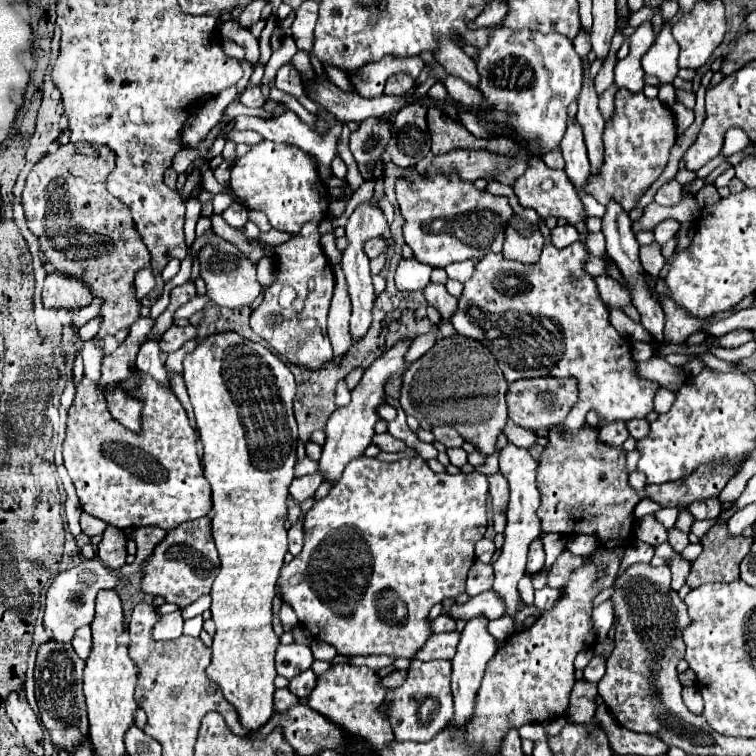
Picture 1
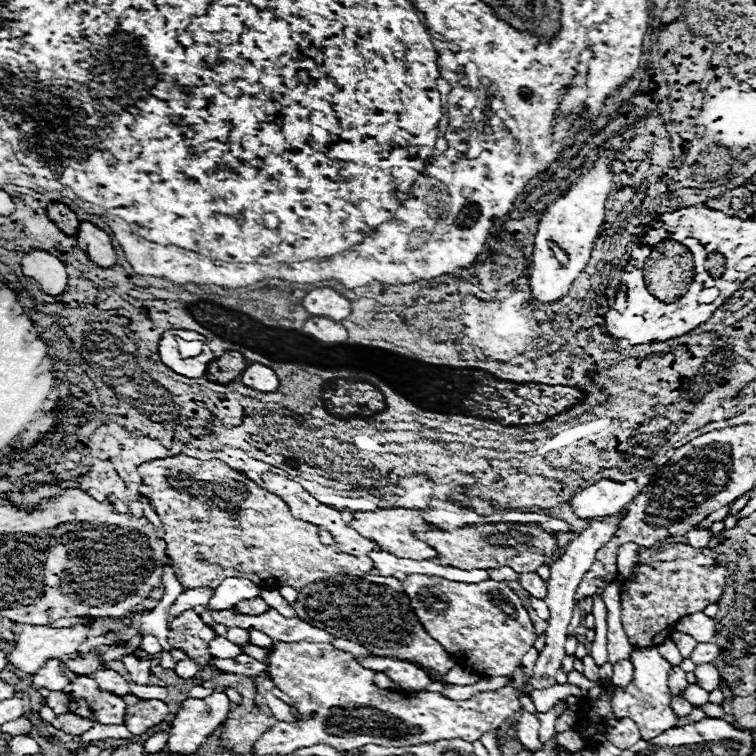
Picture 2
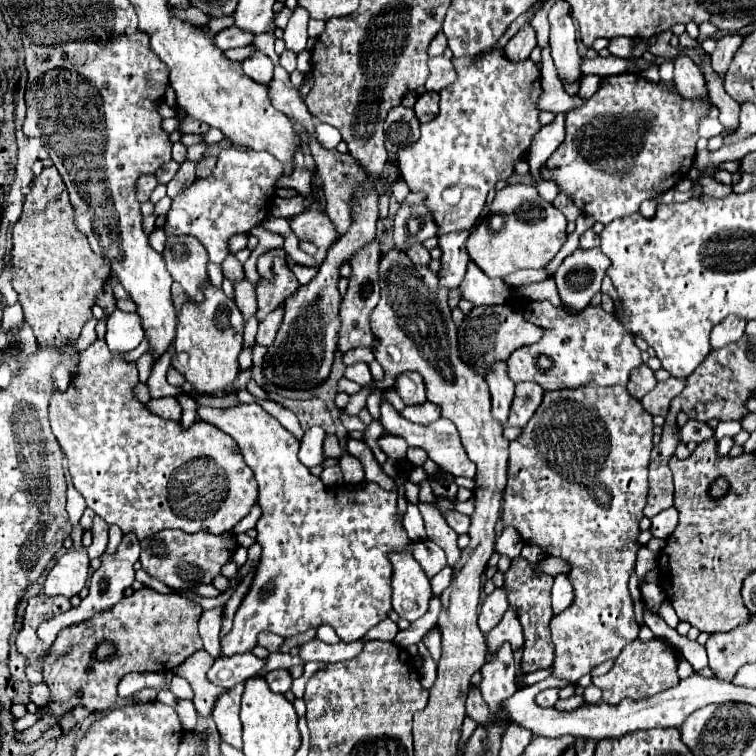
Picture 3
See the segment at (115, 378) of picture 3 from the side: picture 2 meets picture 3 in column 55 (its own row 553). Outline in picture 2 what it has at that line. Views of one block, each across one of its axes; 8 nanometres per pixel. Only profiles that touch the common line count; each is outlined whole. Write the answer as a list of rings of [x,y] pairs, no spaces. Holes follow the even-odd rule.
[[[388,508],[376,512],[354,512],[350,526],[364,538],[378,542],[384,550],[392,552],[398,558],[414,558],[414,560],[430,560],[436,556],[436,550],[426,546],[424,542],[416,540],[414,532],[428,530],[428,524],[418,516],[416,508]]]

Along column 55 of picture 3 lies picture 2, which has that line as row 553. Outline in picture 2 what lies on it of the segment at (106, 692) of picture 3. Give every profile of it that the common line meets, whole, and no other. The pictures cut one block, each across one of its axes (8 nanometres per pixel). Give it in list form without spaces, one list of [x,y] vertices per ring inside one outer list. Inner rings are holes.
[[[688,544],[640,548],[640,566],[634,580],[622,582],[622,626],[632,646],[658,646],[674,632],[676,620],[702,612],[726,592],[728,556],[708,548],[692,550]]]

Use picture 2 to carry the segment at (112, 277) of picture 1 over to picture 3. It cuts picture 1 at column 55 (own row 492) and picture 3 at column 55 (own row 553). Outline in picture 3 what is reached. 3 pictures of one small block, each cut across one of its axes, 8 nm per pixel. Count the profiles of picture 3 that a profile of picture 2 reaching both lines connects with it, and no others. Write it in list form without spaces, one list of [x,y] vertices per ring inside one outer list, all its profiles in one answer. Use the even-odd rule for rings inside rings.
[[[56,166],[44,168],[42,174],[32,182],[32,188],[24,200],[24,212],[12,230],[12,242],[14,242],[12,266],[10,266],[12,286],[20,294],[20,304],[26,322],[34,330],[38,344],[60,346],[62,342],[76,338],[82,326],[92,318],[94,300],[110,276],[110,264],[102,256],[94,254],[86,236],[82,236],[74,228],[74,216],[68,202],[68,192]]]

